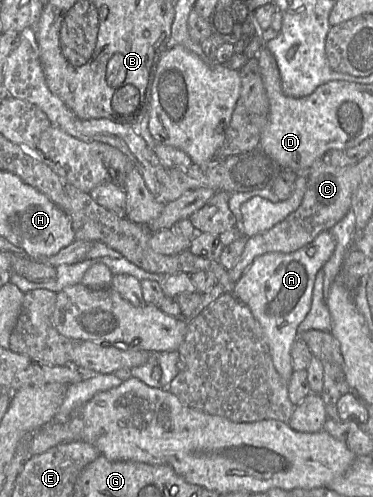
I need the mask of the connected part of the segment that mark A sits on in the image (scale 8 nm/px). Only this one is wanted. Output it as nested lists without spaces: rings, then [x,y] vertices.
[[[323,231],[311,243],[295,252],[259,256],[232,287],[232,294],[249,307],[260,324],[274,367],[287,382],[293,373],[291,348],[298,338],[297,328],[310,310],[316,274],[332,256],[335,245],[332,234]]]

